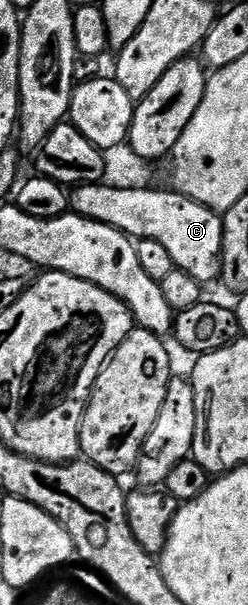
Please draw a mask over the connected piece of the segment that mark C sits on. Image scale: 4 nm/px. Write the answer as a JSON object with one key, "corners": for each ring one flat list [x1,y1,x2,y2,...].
{"corners":[[104,182,85,183,82,187,73,188,70,195,70,206,73,214,85,219,91,219,92,221,100,221,104,225,112,225,135,241,139,239,160,241,160,245,164,245,164,249,168,249,168,254,172,257,175,268,178,271,187,271,192,277,196,277,198,283,209,285,213,279,214,281,217,280,222,273,223,216,219,212,208,209,204,205,200,205,196,201,178,194,173,189,167,189,167,191,154,190,153,186,144,189,114,189]]}

